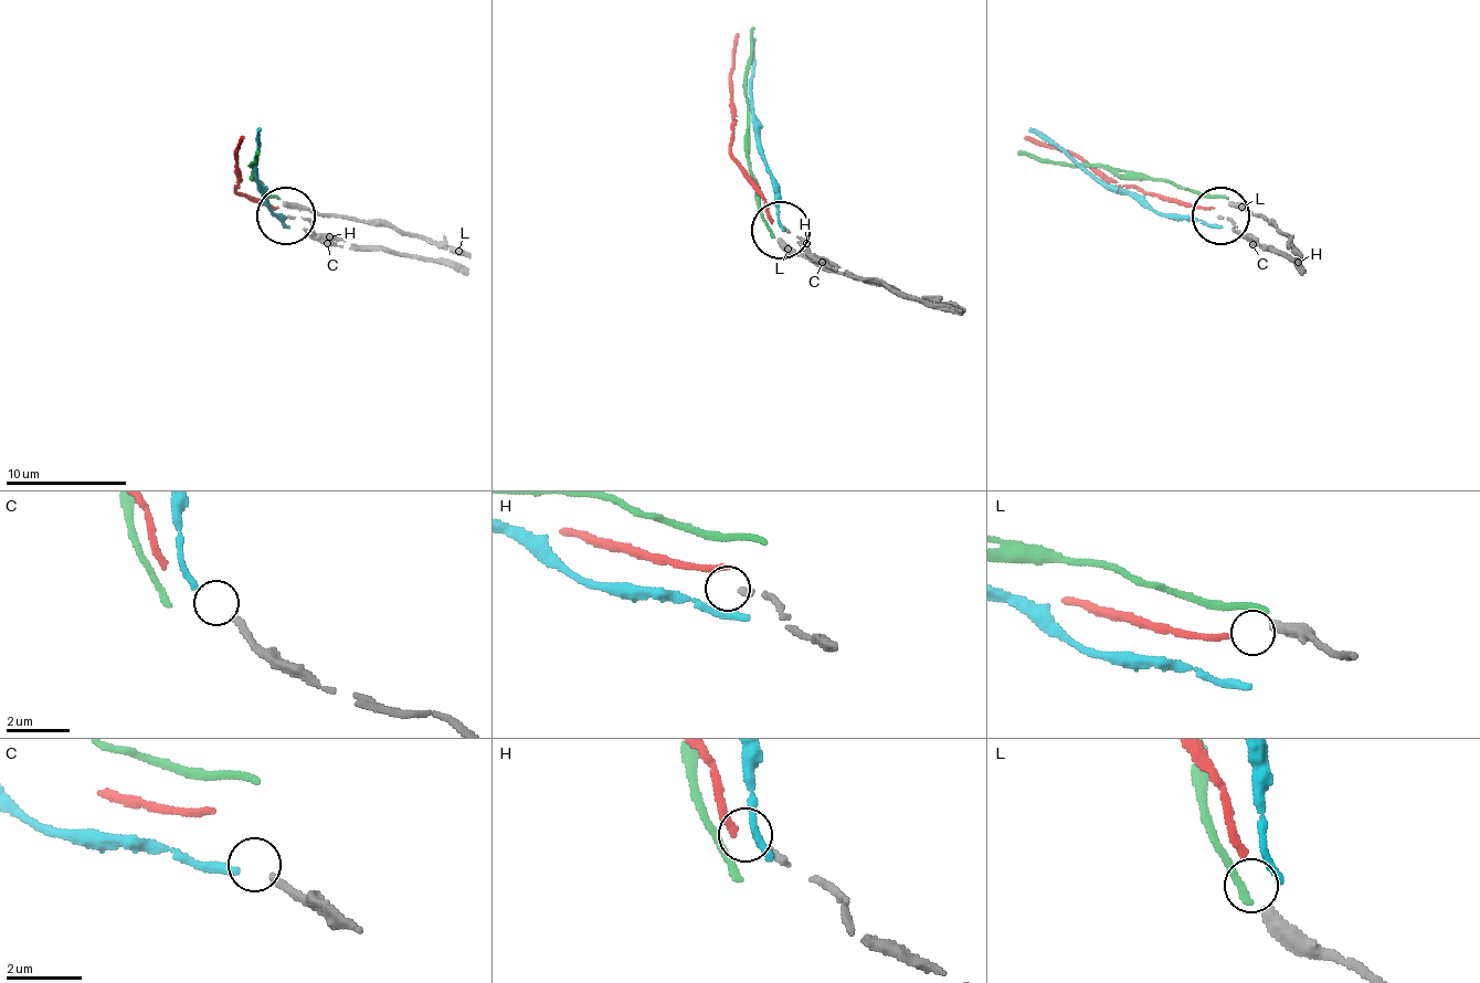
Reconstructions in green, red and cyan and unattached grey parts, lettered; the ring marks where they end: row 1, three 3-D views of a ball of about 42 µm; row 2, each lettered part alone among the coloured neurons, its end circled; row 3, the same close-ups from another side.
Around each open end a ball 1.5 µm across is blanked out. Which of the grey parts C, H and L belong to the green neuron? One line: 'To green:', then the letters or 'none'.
To green: none

